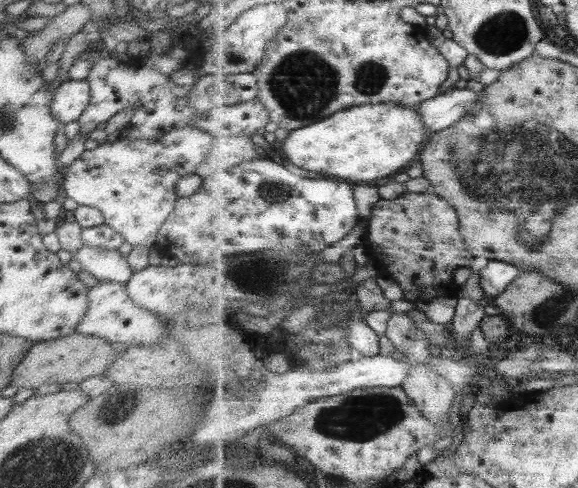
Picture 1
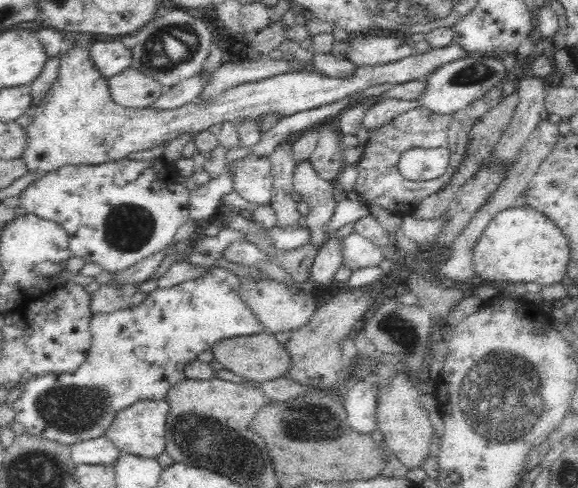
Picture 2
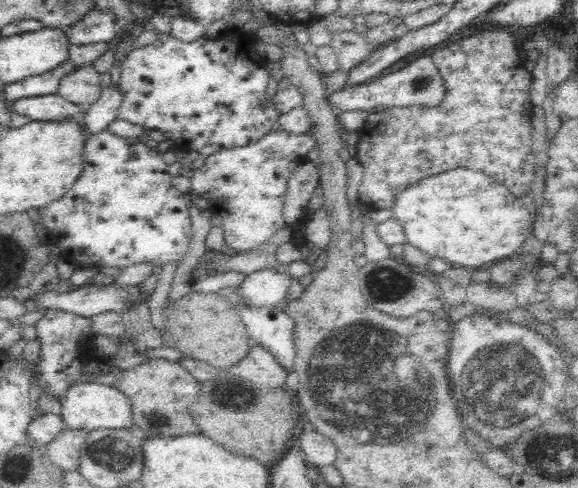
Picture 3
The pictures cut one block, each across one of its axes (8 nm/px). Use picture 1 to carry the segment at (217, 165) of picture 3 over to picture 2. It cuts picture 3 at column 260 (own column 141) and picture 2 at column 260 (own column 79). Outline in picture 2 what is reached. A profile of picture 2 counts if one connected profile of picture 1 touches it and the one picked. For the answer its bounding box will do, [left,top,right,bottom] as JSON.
[226,153,272,205]

